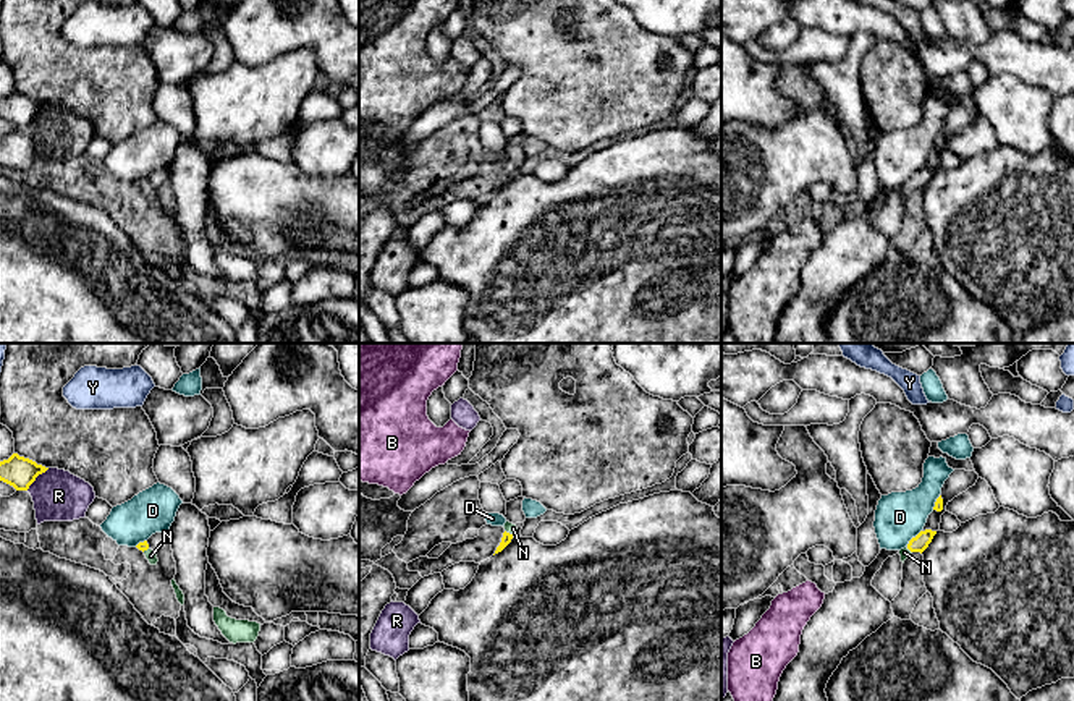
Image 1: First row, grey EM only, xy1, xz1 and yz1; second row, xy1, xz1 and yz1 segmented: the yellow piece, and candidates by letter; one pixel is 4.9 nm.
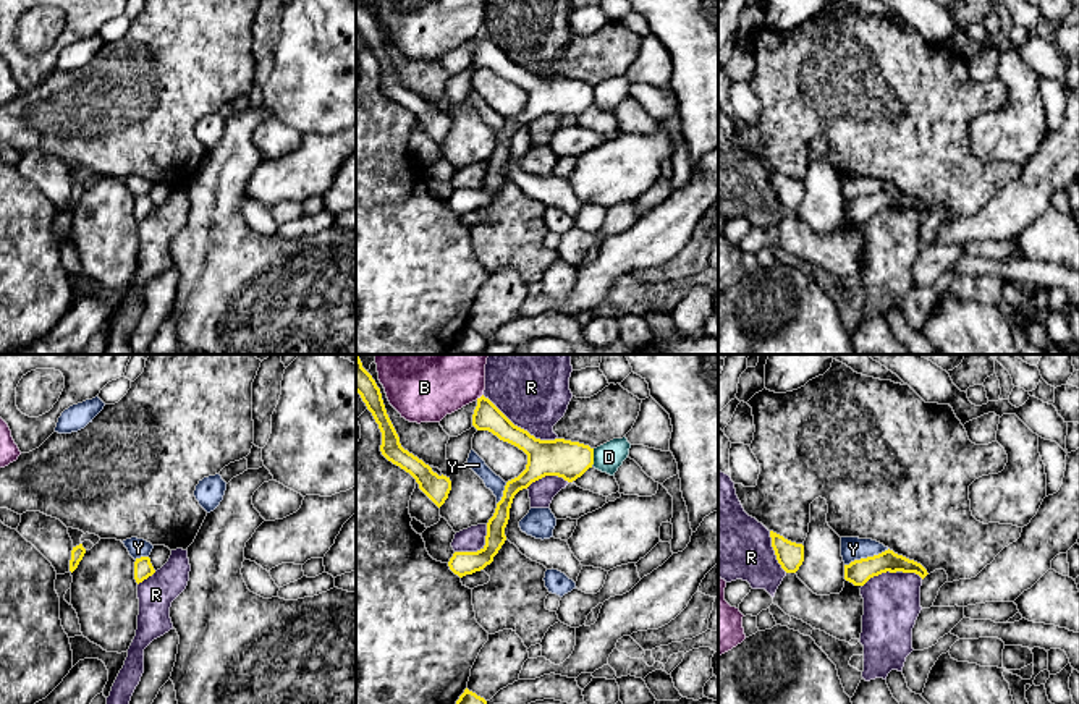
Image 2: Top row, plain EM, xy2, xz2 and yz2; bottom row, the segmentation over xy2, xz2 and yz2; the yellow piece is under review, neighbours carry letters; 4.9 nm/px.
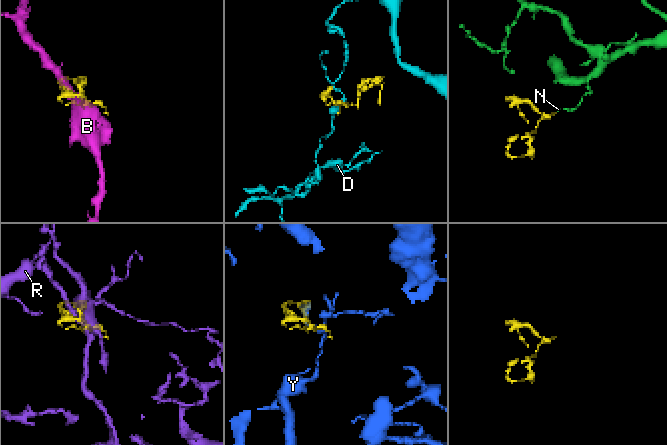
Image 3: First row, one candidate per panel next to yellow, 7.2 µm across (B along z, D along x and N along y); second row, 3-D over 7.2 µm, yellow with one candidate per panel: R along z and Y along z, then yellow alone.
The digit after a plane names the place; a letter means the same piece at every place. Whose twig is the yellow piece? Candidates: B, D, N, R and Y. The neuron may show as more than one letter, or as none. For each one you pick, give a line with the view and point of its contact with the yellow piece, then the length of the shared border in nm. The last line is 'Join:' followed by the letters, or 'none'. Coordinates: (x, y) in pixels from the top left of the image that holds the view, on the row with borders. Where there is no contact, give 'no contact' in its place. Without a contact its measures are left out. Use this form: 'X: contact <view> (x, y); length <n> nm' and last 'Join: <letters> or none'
N: contact xz1 (508, 533); length 50 nm
Join: N

